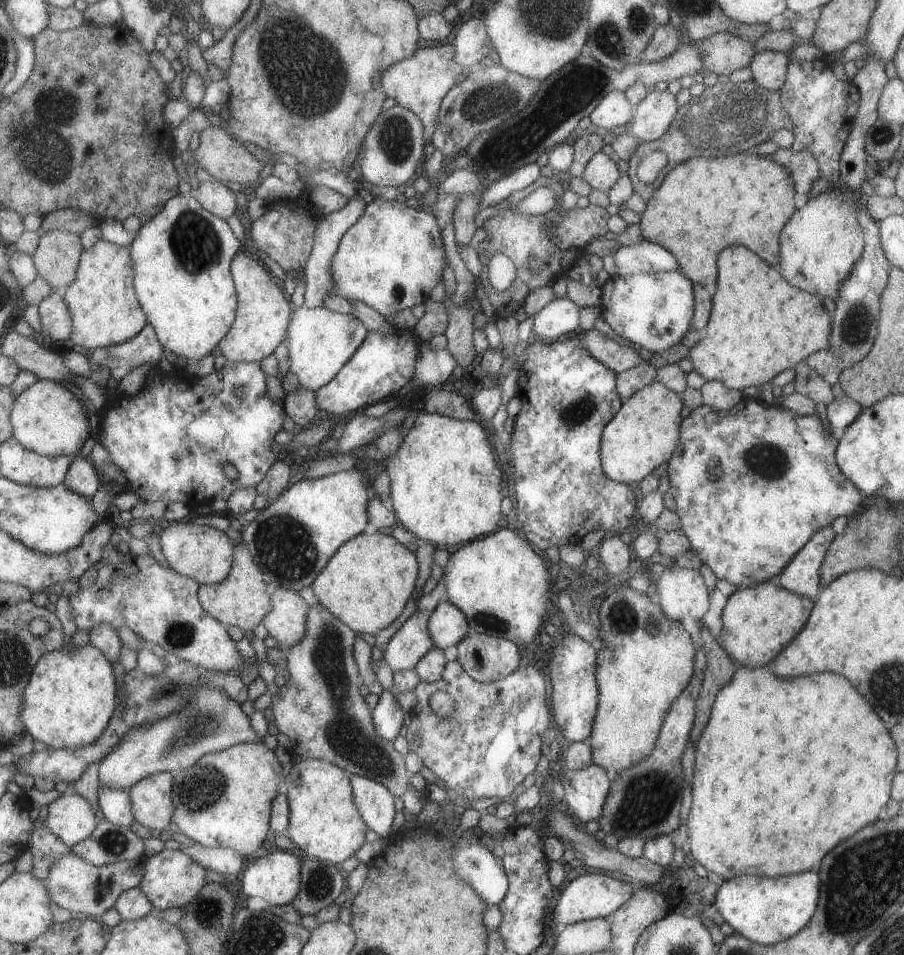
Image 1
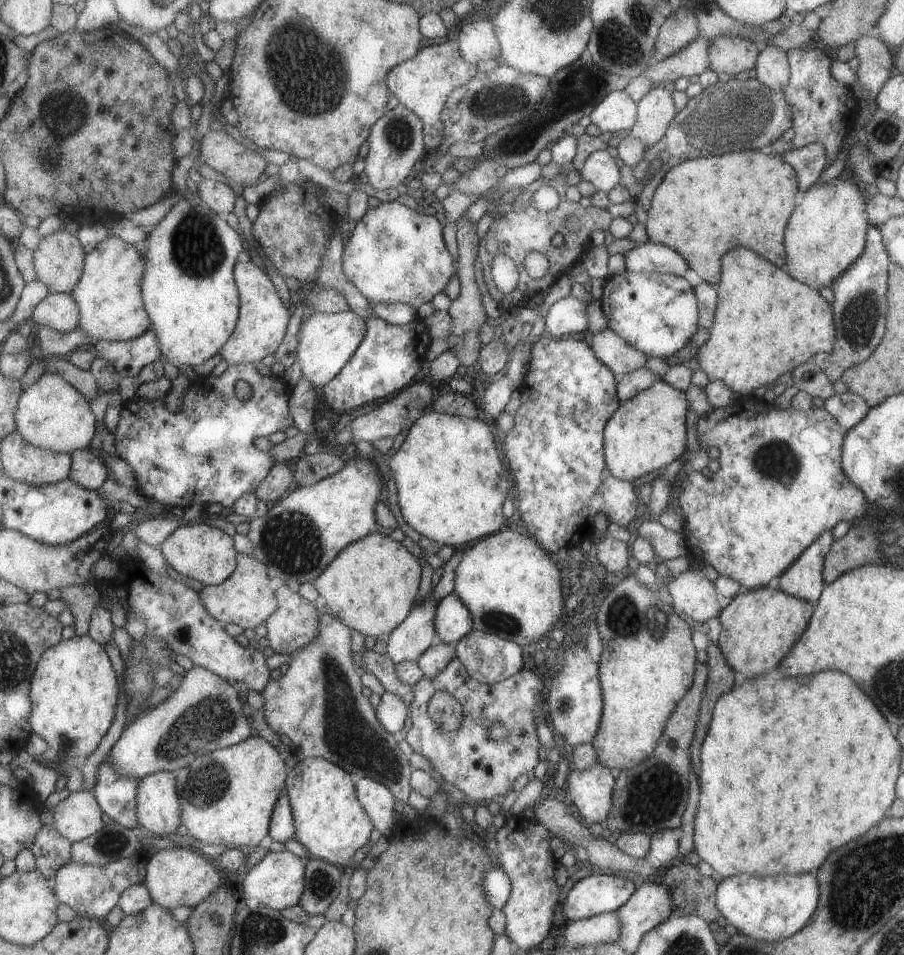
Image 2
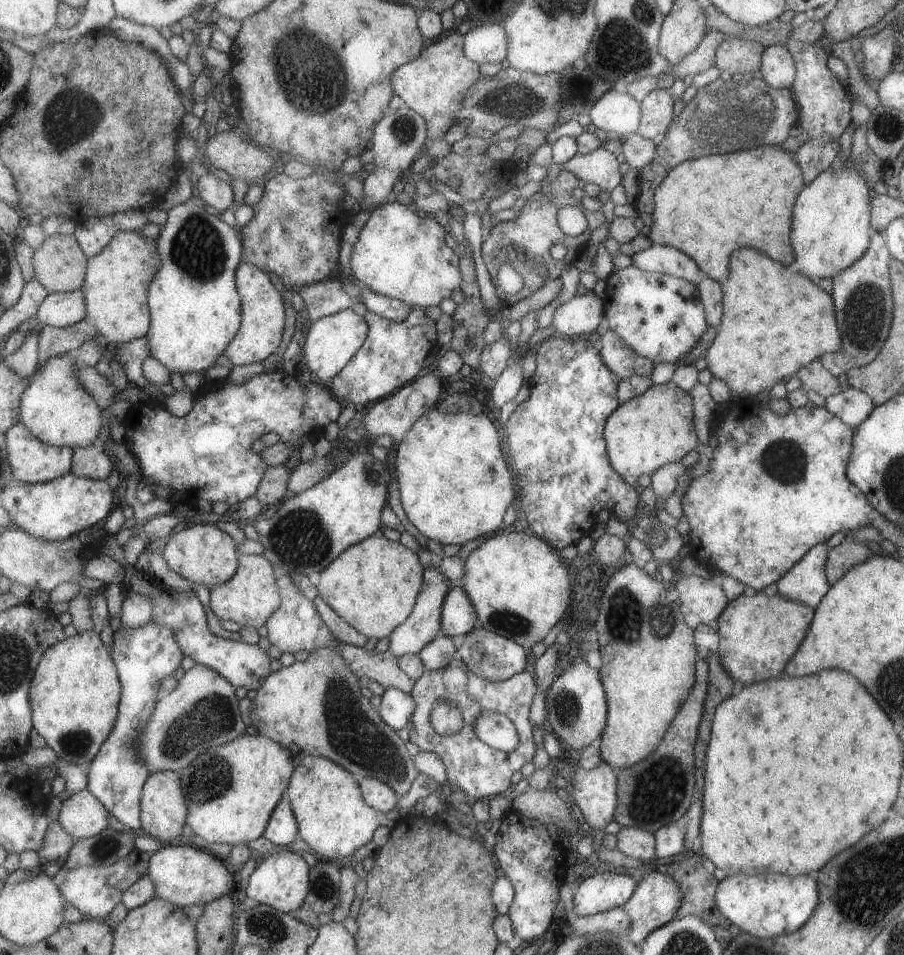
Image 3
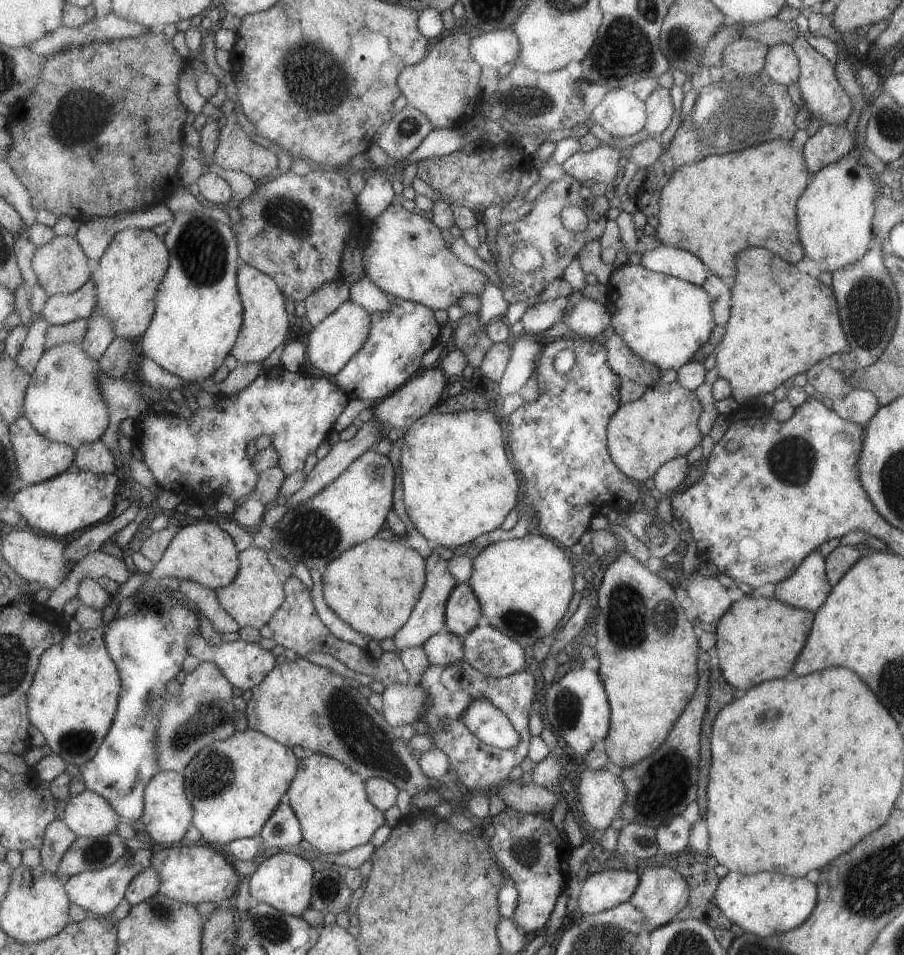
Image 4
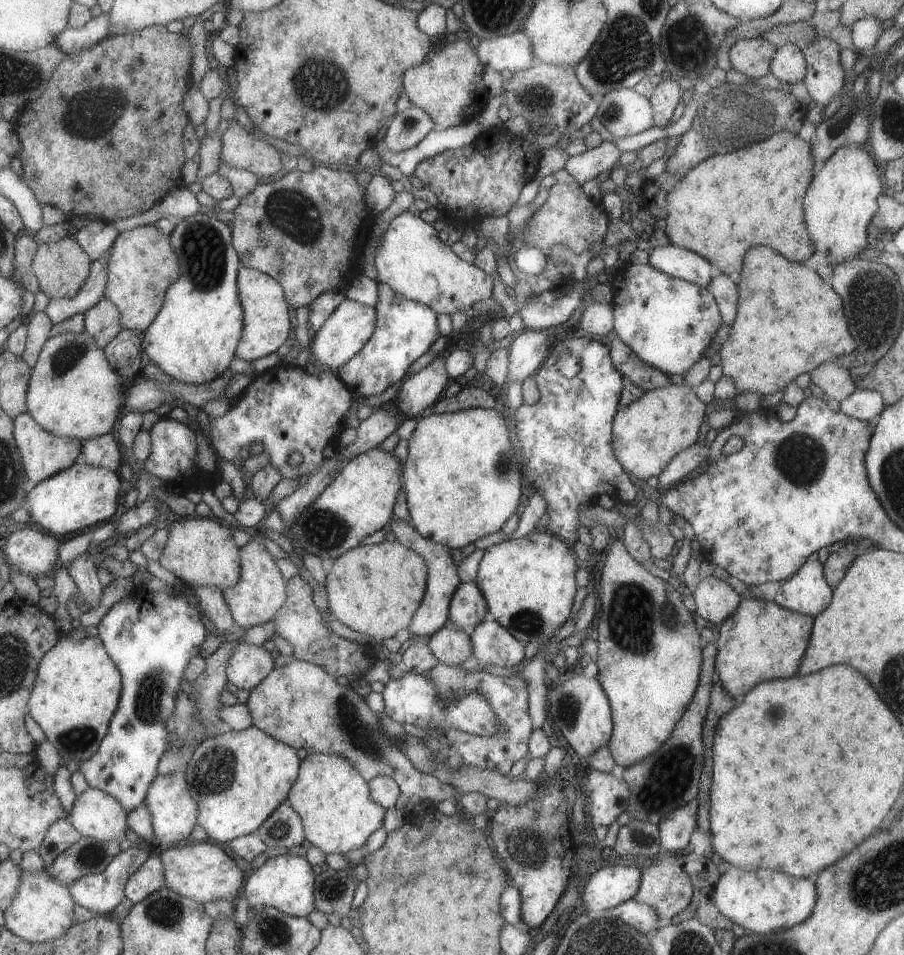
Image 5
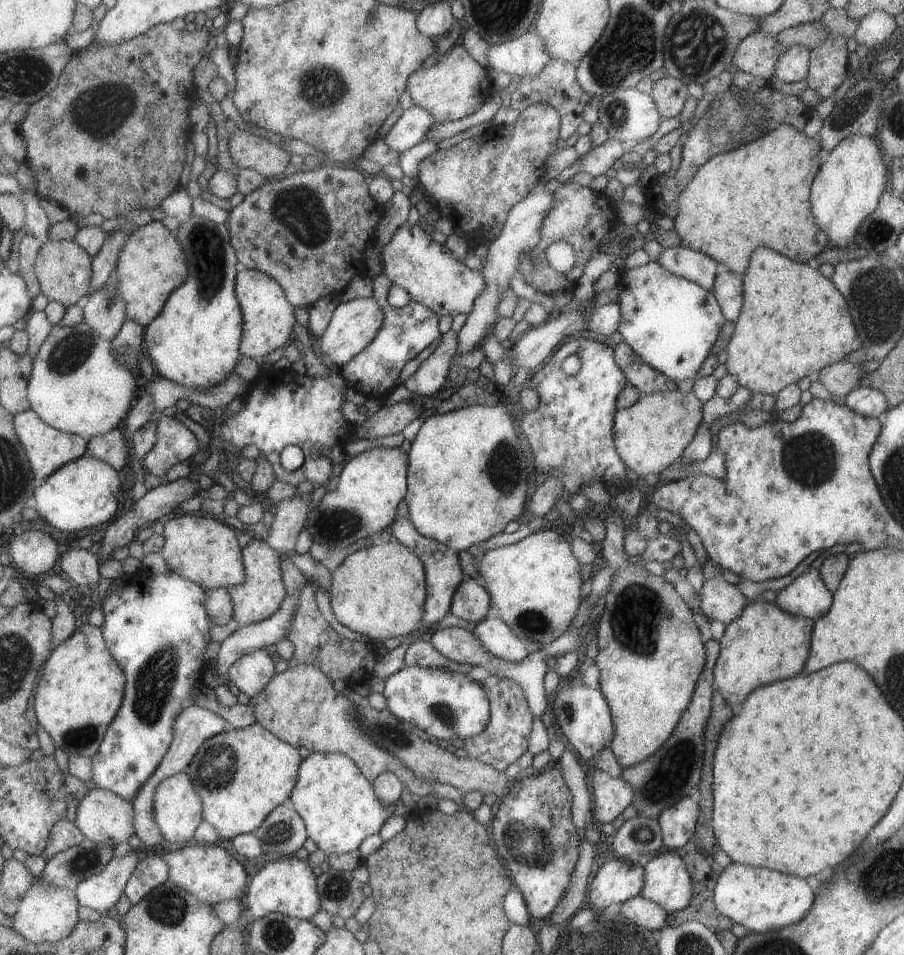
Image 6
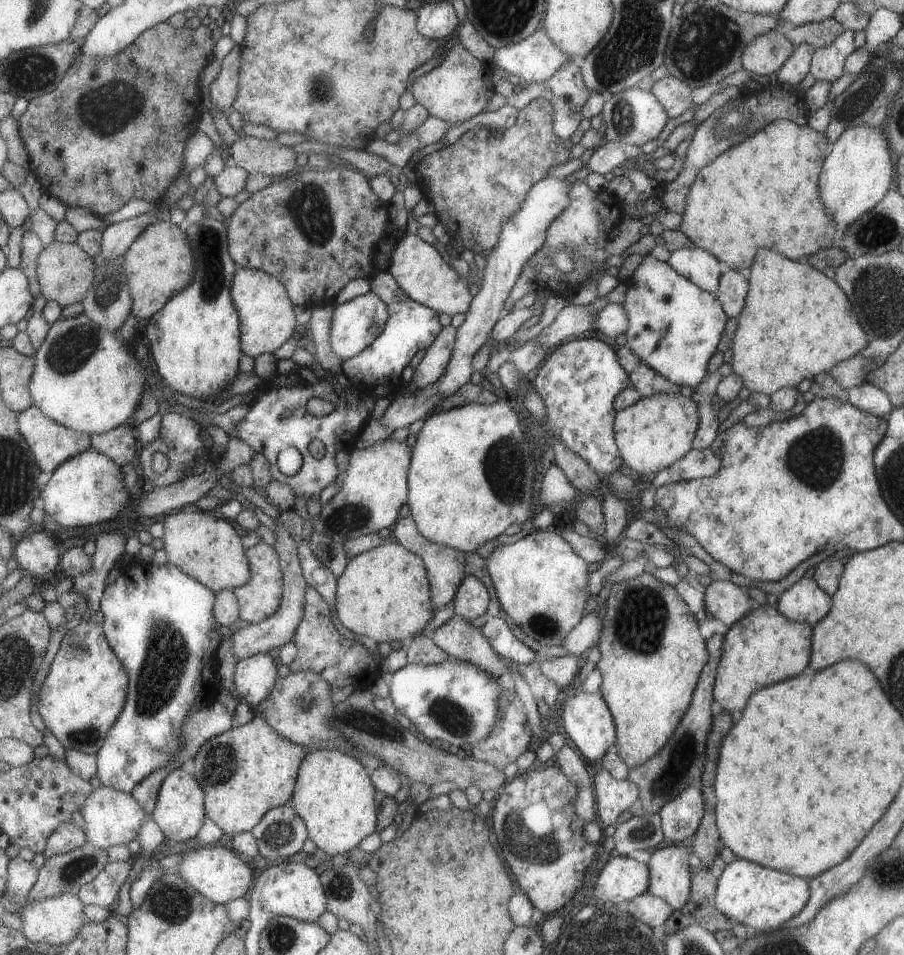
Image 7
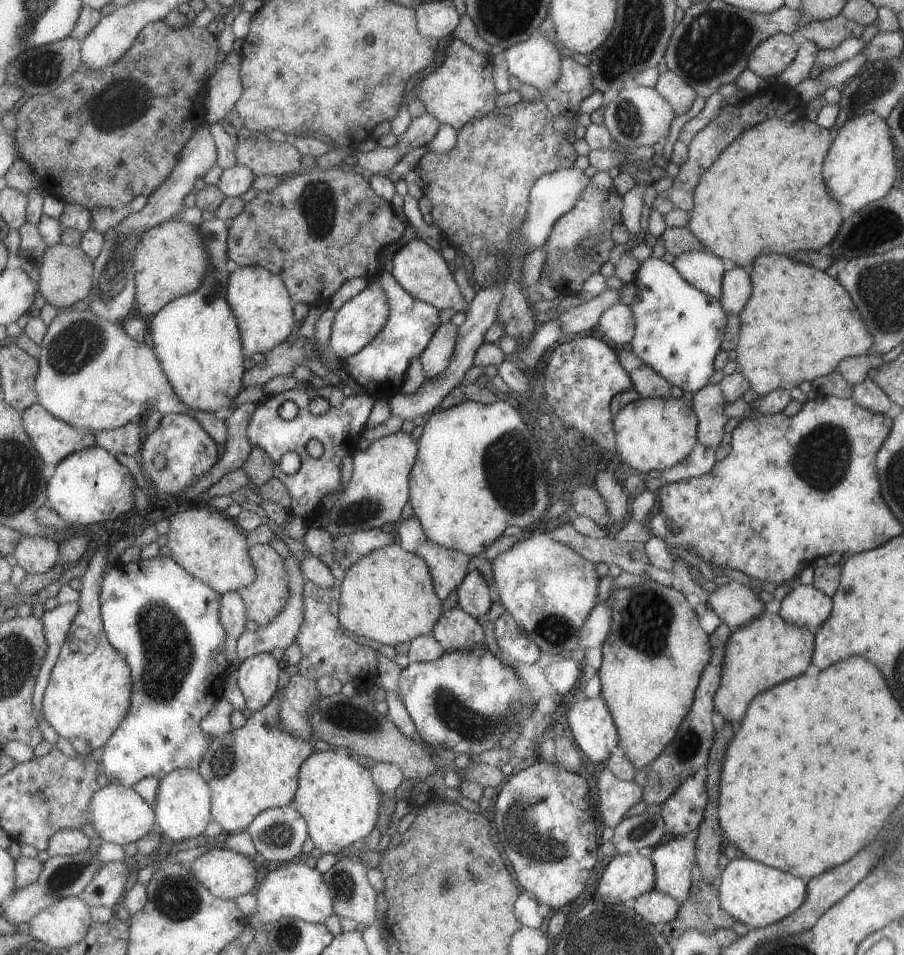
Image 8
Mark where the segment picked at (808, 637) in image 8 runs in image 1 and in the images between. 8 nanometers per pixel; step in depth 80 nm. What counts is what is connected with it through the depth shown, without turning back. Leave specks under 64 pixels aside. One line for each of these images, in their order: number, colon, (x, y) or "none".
1: (758, 621)
2: (758, 627)
3: (758, 634)
4: (757, 638)
5: (760, 641)
6: (763, 645)
7: (763, 648)

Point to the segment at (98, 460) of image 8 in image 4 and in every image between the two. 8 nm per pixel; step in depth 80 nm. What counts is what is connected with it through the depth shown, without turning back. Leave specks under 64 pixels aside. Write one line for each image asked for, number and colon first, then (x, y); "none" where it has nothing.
4: (74, 500)
5: (82, 495)
6: (85, 492)
7: (88, 489)

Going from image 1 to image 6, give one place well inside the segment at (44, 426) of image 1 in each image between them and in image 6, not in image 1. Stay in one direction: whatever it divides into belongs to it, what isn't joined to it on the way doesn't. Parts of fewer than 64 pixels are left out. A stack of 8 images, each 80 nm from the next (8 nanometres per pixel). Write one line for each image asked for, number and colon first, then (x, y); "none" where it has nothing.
2: (52, 415)
3: (55, 407)
4: (63, 402)
5: (74, 393)
6: (78, 385)

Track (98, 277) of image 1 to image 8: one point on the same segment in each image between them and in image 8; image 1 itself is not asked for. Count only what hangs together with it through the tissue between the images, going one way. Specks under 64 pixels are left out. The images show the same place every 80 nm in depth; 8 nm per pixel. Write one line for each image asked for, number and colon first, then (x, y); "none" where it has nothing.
2: (108, 298)
3: (114, 291)
4: (126, 276)
5: (141, 263)
6: (151, 265)
7: (158, 264)
8: (169, 261)

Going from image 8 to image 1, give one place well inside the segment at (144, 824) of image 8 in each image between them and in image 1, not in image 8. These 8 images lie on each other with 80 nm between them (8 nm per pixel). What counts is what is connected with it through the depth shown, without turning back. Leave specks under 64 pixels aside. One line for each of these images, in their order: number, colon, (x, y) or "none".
1: (70, 817)
2: (76, 817)
3: (82, 816)
4: (87, 815)
5: (95, 815)
6: (102, 816)
7: (110, 817)

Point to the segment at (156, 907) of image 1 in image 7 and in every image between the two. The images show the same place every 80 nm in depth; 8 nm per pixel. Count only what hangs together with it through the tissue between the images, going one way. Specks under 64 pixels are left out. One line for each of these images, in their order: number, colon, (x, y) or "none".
2: (175, 877)
3: (183, 876)
4: (192, 874)
5: (202, 871)
6: (208, 871)
7: (216, 872)

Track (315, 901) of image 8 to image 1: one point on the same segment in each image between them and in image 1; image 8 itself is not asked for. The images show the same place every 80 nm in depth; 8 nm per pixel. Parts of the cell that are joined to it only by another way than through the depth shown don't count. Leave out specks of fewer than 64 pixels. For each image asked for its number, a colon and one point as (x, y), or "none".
1: (274, 876)
2: (276, 881)
3: (281, 880)
4: (283, 881)
5: (285, 882)
6: (288, 886)
7: (290, 888)

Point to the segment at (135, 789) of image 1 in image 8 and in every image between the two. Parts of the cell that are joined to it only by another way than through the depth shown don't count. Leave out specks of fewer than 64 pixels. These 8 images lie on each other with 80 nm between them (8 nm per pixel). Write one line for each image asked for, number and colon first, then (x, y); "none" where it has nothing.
2: (157, 809)
3: (162, 815)
4: (166, 816)
5: (173, 812)
6: (177, 808)
7: (179, 813)
8: (181, 810)

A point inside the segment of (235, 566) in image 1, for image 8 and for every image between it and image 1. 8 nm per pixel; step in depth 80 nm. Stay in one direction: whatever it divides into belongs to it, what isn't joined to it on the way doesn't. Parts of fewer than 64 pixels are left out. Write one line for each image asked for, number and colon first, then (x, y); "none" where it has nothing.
2: (243, 599)
3: (250, 596)
4: (254, 594)
5: (259, 592)
6: (259, 595)
7: (258, 599)
8: (264, 598)

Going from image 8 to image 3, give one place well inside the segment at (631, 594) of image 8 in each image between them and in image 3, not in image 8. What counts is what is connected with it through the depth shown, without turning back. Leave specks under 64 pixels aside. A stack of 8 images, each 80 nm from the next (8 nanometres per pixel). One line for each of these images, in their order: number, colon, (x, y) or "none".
3: (647, 652)
4: (647, 652)
5: (648, 650)
6: (650, 654)
7: (652, 654)

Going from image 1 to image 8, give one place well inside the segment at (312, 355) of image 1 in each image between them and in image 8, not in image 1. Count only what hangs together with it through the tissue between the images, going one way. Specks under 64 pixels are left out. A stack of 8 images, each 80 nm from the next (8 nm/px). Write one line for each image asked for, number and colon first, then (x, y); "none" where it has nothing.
2: (326, 341)
3: (331, 341)
4: (330, 345)
5: (343, 334)
6: (353, 324)
7: (354, 325)
8: (358, 321)

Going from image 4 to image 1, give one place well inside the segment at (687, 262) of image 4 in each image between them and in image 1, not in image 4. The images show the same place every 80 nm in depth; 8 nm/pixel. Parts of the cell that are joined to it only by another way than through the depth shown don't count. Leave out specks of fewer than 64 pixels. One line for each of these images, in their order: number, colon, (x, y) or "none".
1: (644, 257)
2: (650, 257)
3: (656, 259)

